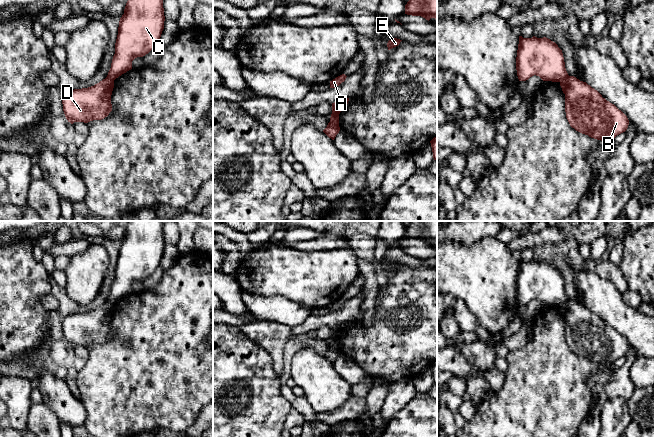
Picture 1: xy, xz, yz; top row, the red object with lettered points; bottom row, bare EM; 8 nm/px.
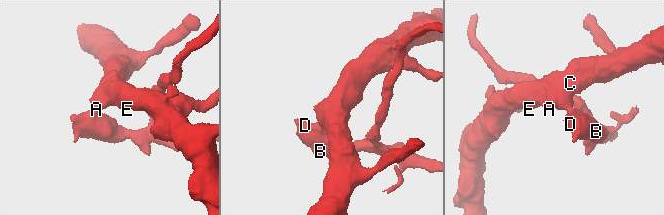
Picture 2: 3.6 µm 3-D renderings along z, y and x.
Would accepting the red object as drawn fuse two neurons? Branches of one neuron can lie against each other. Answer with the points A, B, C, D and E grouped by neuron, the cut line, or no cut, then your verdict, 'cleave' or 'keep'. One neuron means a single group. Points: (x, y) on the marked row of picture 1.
groups A C E / B D; cut xz (330, 120), (338, 126); cleave

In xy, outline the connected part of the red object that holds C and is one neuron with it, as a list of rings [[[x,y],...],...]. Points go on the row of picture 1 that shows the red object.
[[[128,0],[107,77],[115,80],[132,69],[135,58],[148,54],[160,41],[164,21],[163,0]]]

